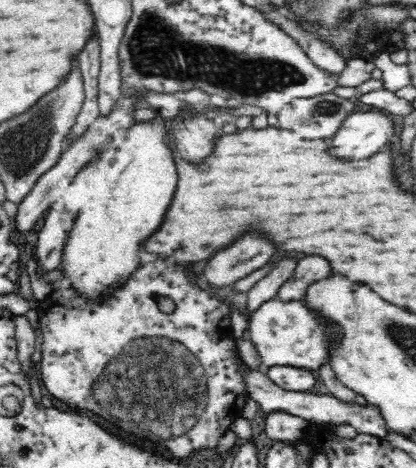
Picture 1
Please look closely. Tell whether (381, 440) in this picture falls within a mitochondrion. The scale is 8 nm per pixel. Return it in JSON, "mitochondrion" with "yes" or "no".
{"mitochondrion":"no"}

